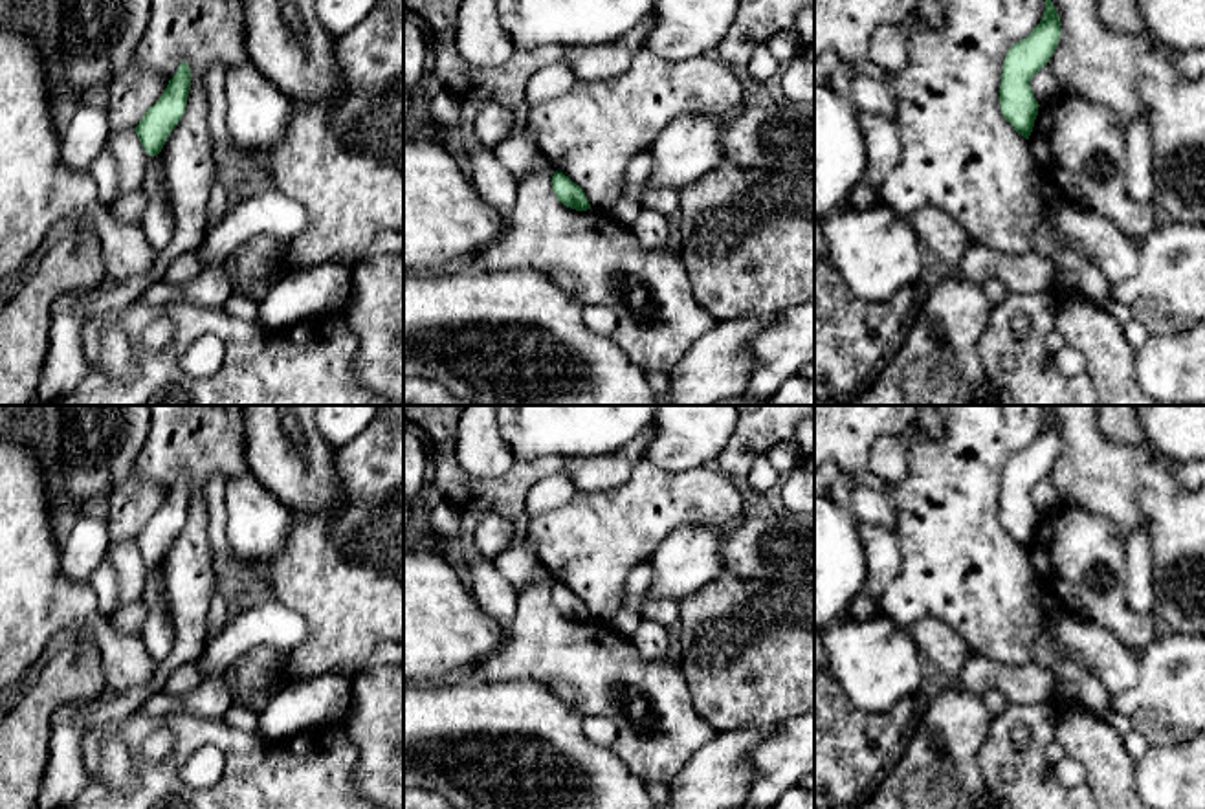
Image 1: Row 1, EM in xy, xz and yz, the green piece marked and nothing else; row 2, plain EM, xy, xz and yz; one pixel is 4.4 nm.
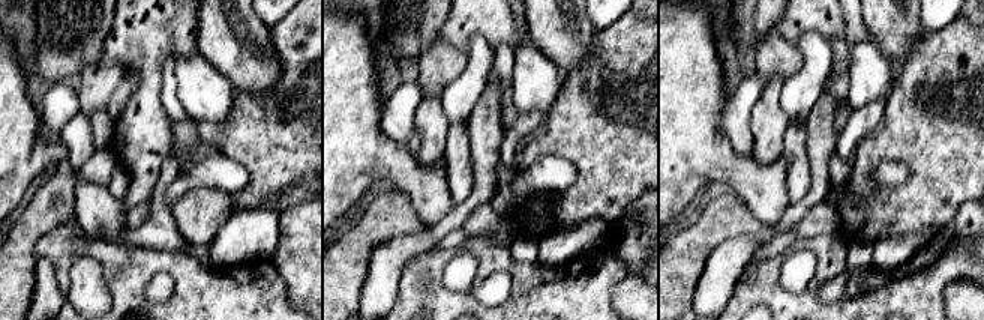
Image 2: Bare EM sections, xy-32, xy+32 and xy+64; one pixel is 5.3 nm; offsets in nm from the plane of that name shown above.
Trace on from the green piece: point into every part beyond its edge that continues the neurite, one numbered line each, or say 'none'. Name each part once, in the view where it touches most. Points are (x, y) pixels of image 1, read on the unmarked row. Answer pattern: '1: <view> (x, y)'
none

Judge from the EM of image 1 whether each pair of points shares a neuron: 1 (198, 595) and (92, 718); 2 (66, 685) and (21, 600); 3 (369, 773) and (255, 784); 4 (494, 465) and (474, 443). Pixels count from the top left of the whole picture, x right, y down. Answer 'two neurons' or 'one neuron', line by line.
1: one neuron
2: two neurons
3: two neurons
4: one neuron

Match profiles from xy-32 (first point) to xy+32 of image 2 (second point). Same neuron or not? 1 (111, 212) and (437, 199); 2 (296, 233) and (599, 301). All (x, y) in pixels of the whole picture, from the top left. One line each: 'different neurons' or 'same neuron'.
1: same neuron
2: different neurons

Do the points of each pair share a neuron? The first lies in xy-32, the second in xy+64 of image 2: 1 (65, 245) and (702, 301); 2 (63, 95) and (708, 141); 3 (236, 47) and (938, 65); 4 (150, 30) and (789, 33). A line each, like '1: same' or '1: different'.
1: different
2: different
3: different
4: same

